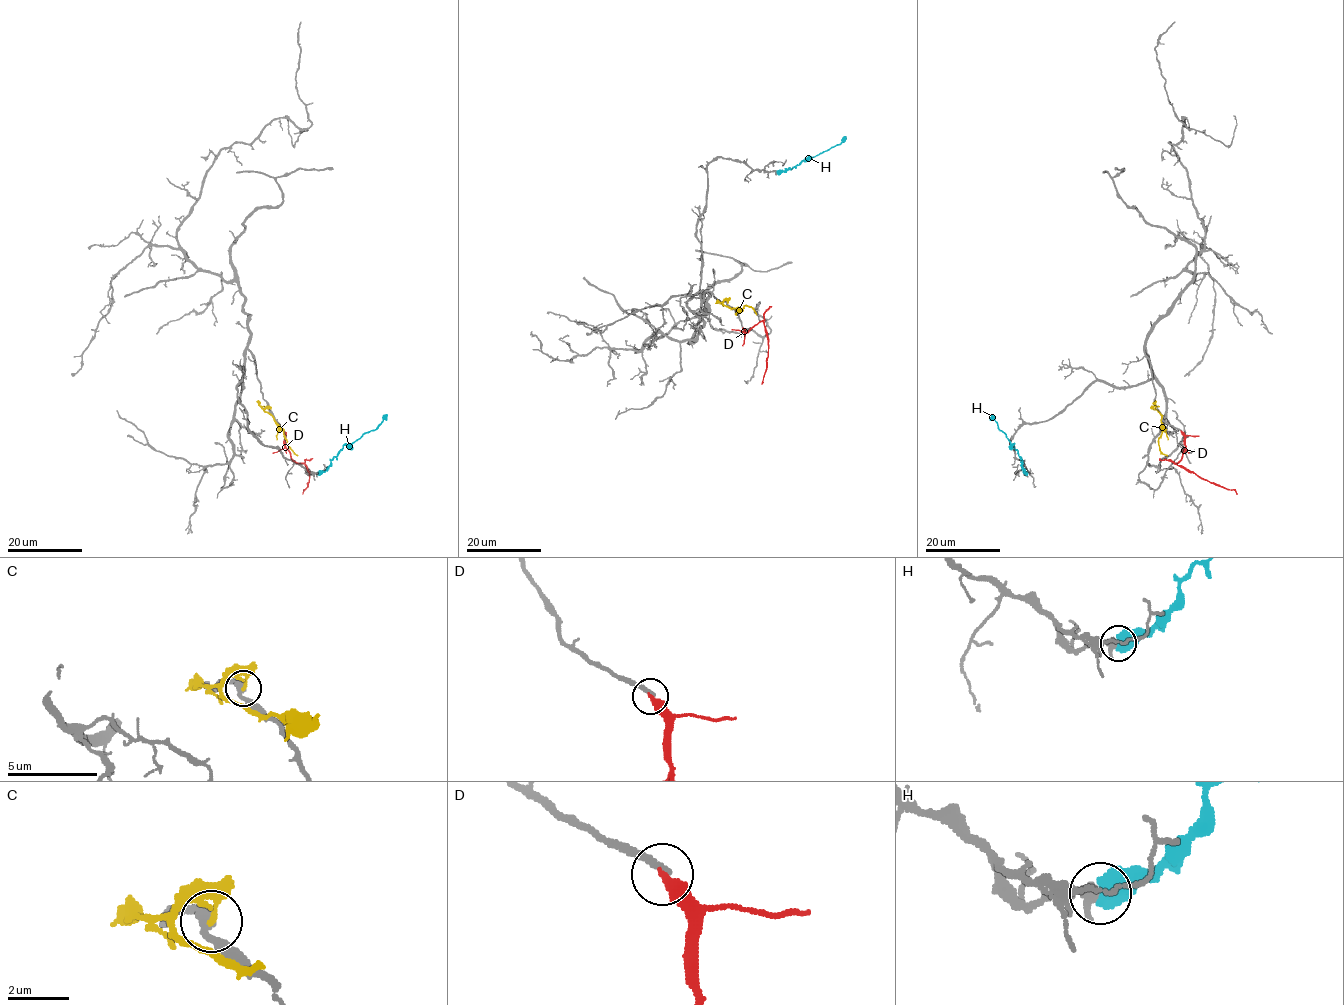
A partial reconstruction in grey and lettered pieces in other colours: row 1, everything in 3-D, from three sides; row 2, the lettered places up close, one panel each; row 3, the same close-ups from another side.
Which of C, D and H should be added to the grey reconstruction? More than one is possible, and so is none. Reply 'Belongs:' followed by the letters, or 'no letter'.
Belongs: D

